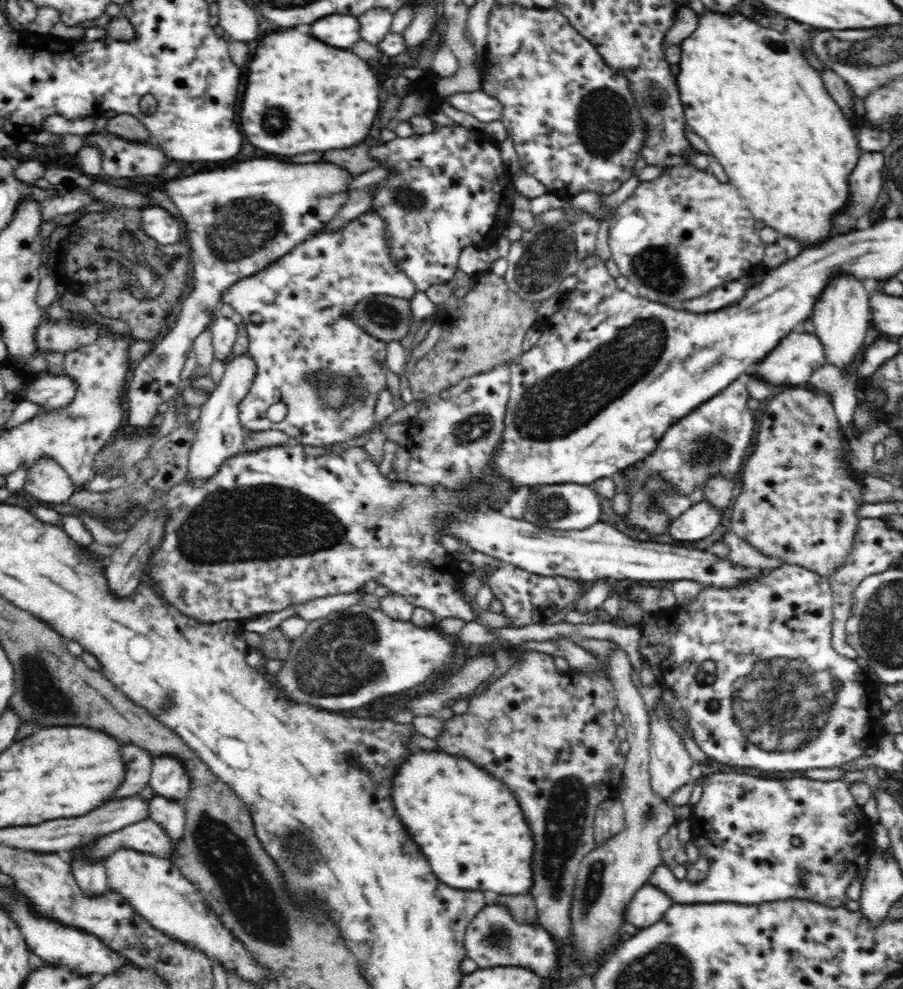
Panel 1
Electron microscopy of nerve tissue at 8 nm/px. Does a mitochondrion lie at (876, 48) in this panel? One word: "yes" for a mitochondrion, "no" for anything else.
yes

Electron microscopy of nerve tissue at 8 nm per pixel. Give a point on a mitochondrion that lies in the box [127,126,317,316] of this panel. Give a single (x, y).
(232, 240)

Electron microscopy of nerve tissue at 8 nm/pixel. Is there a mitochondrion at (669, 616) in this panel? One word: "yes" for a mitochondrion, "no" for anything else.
no

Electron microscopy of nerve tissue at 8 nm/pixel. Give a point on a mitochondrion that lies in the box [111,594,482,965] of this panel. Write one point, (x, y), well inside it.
(220, 851)

